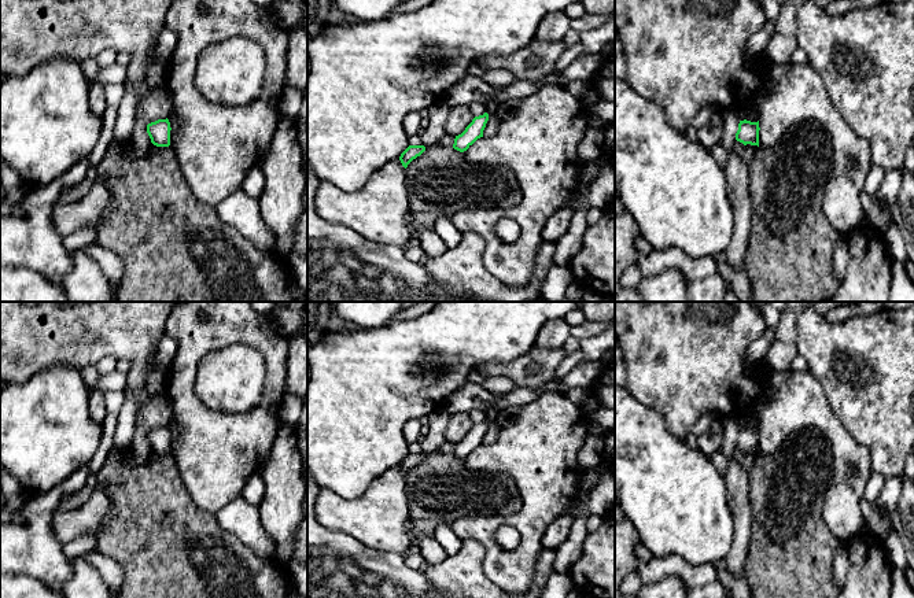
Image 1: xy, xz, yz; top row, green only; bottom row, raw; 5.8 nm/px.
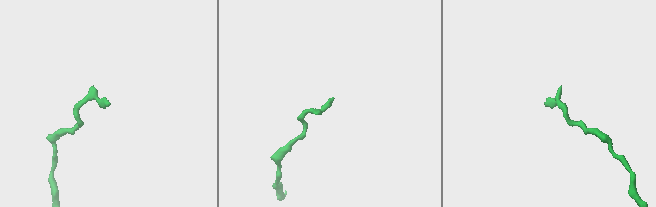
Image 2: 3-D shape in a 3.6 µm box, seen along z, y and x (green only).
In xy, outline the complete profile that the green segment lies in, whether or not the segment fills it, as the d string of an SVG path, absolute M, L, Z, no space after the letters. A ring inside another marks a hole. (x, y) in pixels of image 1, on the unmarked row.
M158 427L147 432L147 440L151 446L151 450L156 454L169 454L170 453L170 429L169 427Z

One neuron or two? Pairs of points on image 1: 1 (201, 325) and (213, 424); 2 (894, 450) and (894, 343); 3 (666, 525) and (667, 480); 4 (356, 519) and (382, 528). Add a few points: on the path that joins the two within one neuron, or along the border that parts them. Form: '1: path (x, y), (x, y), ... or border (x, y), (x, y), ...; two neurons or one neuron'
1: path (190, 350), (185, 358), (185, 398), (188, 401); one neuron
2: path (894, 424), (894, 369); one neuron
3: path (667, 515), (667, 491); one neuron
4: path (362, 519), (372, 519), (375, 521); one neuron

